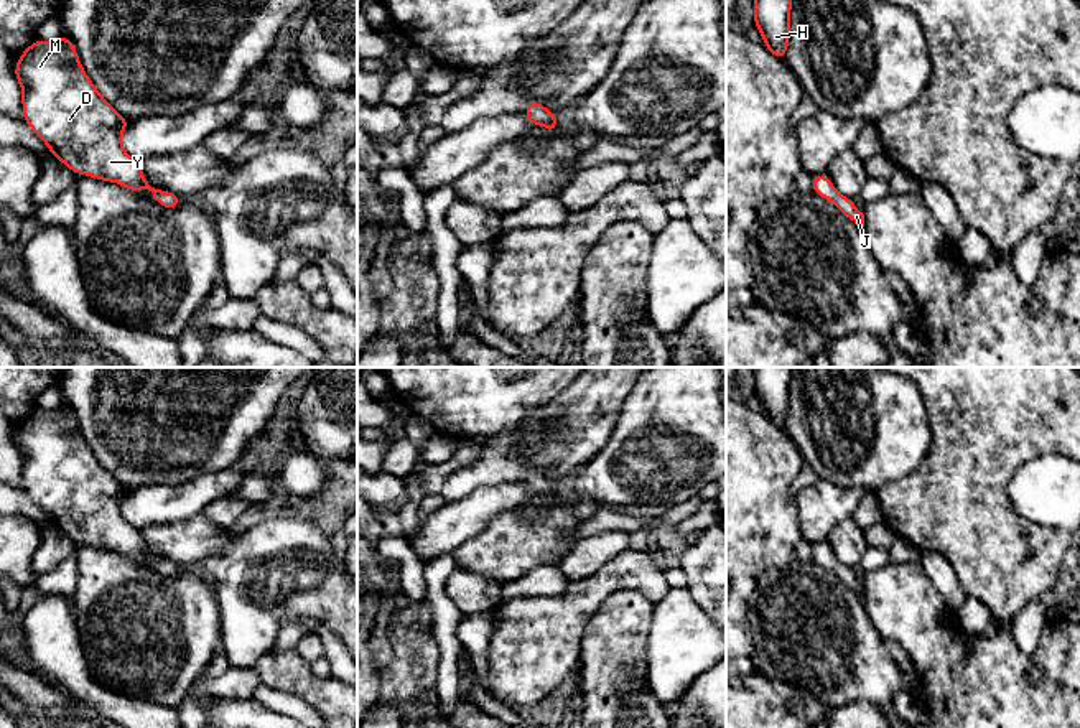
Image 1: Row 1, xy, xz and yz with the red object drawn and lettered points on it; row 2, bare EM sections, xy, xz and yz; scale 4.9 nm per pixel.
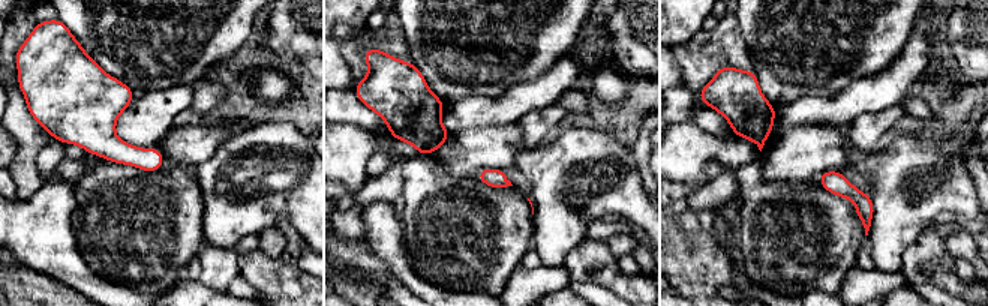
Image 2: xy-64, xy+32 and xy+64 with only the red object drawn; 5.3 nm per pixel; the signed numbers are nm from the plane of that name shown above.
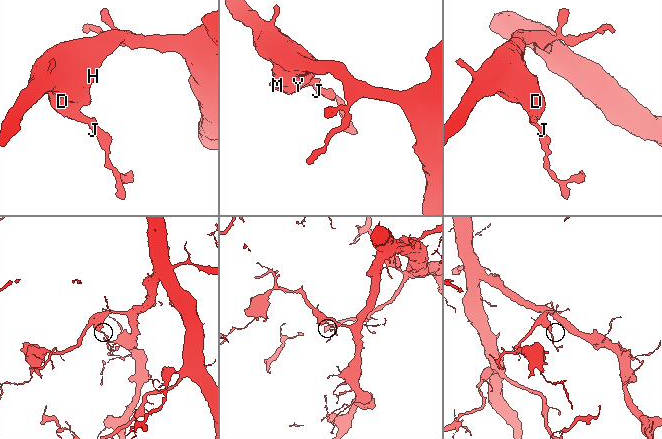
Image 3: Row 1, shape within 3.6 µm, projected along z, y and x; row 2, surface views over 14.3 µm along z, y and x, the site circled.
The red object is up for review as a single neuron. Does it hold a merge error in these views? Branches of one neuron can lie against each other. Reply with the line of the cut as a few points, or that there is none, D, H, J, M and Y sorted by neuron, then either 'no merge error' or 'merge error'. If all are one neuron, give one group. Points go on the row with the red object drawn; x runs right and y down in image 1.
no cut | D H J M Y | no merge error

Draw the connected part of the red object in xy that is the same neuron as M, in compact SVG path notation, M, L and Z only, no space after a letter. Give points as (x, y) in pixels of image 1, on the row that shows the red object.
M69 36L53 41L35 40L30 48L20 53L13 72L23 92L25 122L46 143L51 155L74 175L119 183L132 193L150 189L153 199L166 209L181 206L181 196L151 188L143 178L140 163L123 150L122 133L132 120L123 119L92 84Z

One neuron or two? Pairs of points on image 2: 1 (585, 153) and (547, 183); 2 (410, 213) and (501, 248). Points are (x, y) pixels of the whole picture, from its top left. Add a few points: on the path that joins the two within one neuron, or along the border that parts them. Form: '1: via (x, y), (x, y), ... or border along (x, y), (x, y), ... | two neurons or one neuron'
1: via (574, 158), (562, 165), (558, 173) | one neuron
2: via (432, 213), (440, 213), (462, 236), (479, 237) | one neuron

